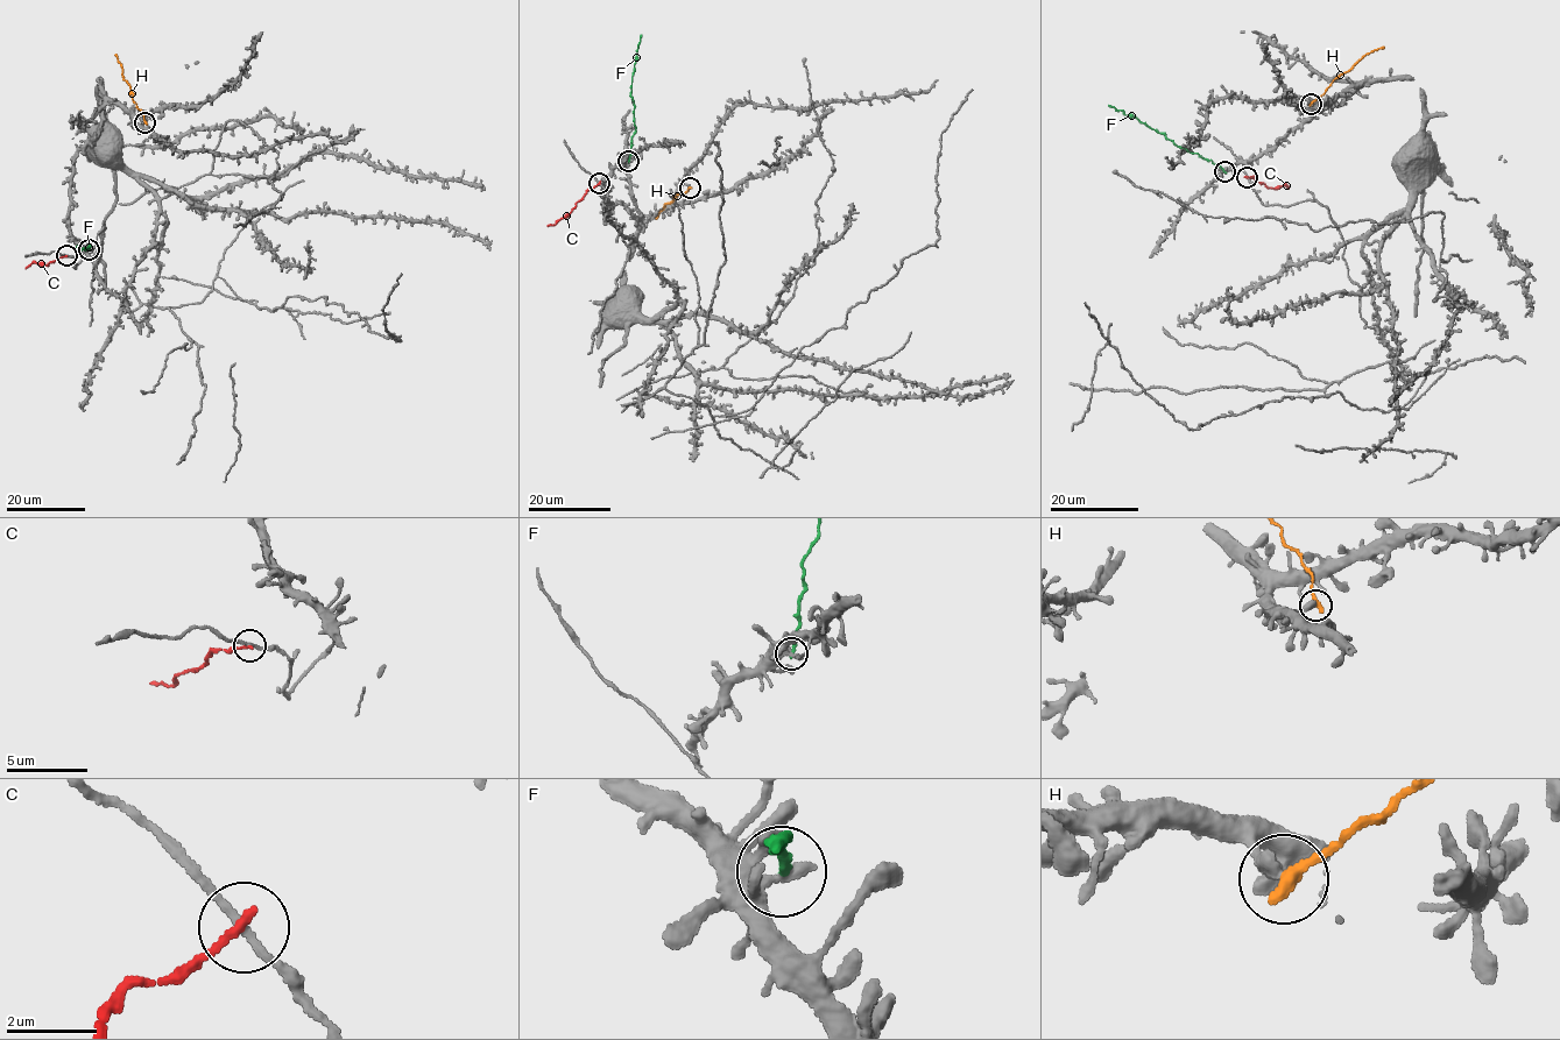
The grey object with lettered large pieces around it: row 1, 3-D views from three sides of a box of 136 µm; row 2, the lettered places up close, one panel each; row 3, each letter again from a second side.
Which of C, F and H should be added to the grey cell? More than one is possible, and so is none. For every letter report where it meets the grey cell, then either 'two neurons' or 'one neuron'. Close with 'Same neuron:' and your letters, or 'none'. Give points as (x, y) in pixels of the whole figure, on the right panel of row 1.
C: (1247, 177) | two neurons
F: (1225, 171) | two neurons
H: (1311, 104) | two neurons
Same neuron: none

